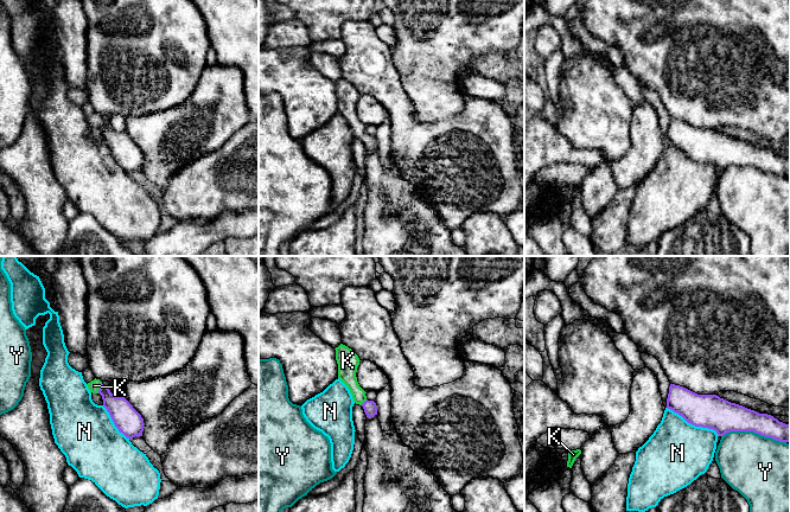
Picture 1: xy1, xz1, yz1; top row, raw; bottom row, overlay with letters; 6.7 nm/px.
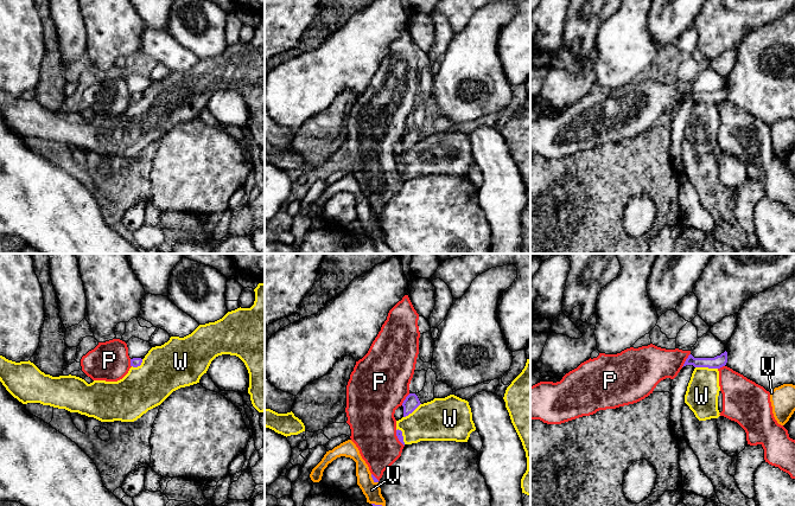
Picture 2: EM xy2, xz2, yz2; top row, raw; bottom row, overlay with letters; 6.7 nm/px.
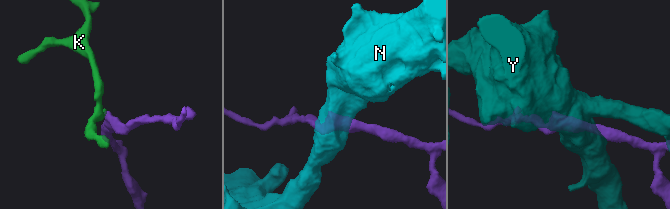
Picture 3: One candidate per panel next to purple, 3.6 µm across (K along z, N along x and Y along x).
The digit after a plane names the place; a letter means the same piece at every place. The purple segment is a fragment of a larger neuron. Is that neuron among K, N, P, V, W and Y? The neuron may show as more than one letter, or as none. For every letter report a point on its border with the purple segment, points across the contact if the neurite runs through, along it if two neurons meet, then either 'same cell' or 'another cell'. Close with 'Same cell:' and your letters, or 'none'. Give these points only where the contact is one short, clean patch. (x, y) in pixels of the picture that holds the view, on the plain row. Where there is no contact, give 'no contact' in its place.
K: xy1 (100, 123) | across xy1 (123, 149), (100, 123), (94, 120) | same cell
N: yz1 (693, 159) | another cell
P: yz2 (686, 95) | another cell
V: xz2 (379, 239) | along xz2 (371, 237), (385, 241) | another cell
W: yz2 (706, 101) | along yz2 (695, 101), (717, 103) | another cell
Y: yz1 (753, 166) | another cell
Same cell: K

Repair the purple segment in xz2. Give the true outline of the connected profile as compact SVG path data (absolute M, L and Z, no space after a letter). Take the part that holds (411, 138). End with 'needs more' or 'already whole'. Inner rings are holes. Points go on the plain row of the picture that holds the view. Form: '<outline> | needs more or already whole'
M409 128L402 137L403 152L412 148L420 139L418 130L415 128Z | already whole

